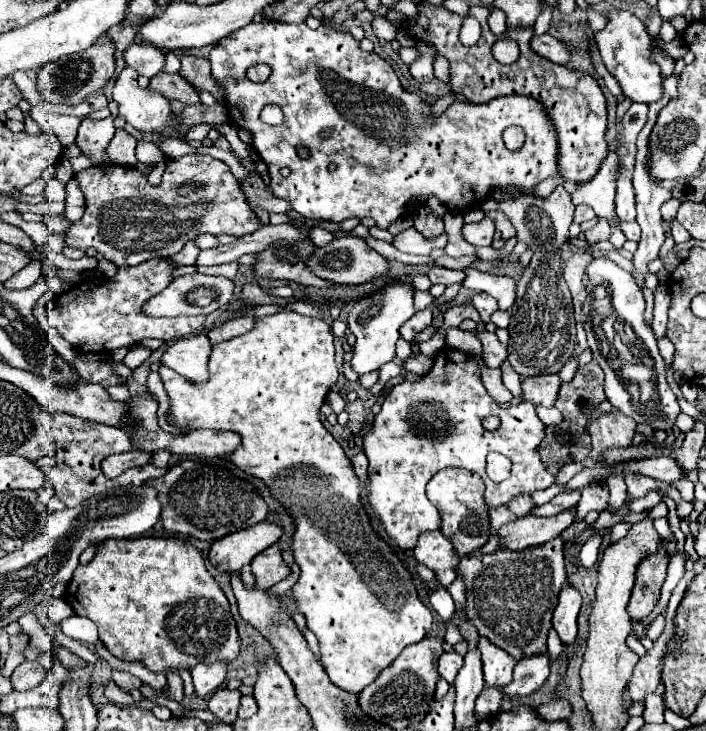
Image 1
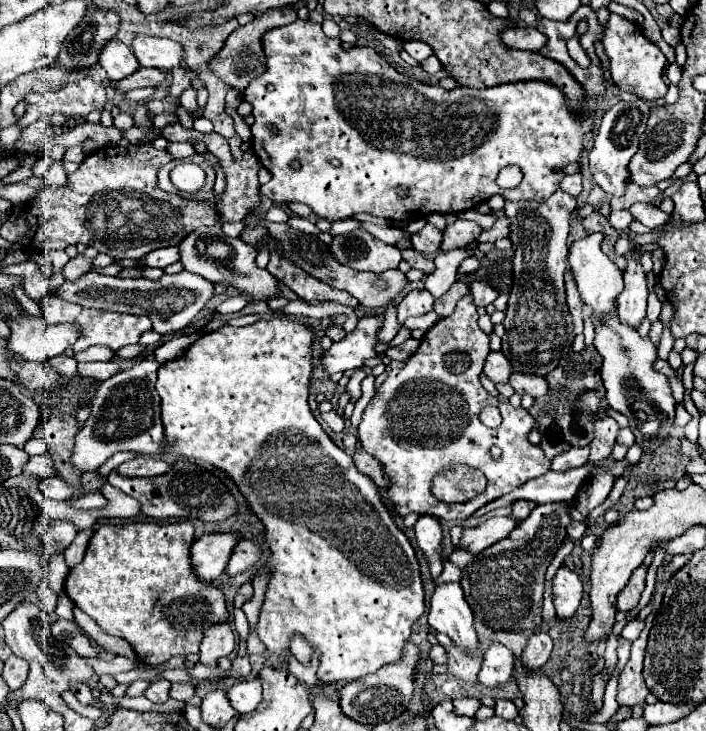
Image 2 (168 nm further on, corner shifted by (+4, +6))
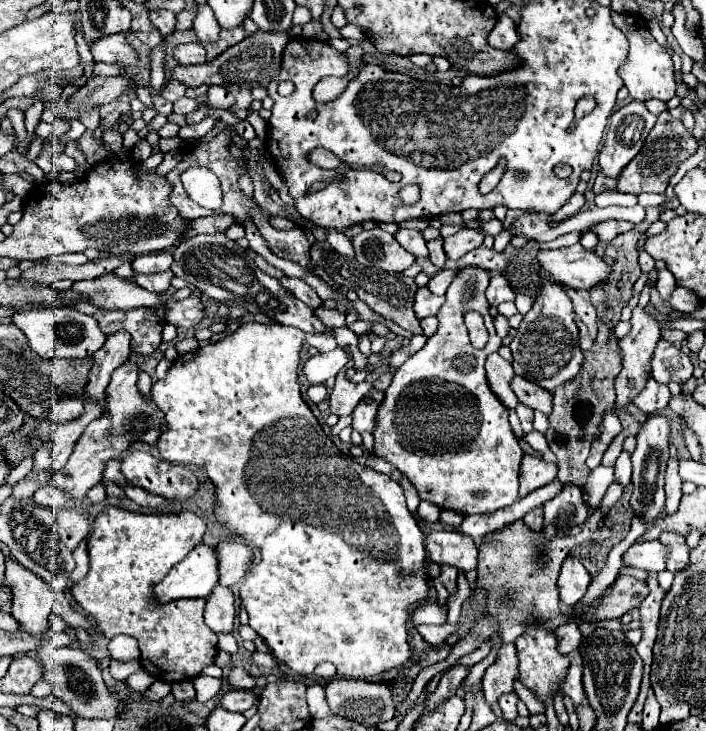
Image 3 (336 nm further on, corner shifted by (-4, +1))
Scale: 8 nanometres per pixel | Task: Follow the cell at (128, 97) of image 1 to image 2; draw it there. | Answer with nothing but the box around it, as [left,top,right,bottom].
[100,40,140,82]

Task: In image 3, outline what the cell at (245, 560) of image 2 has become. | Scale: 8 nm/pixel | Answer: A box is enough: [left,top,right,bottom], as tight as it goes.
[214,541,252,585]

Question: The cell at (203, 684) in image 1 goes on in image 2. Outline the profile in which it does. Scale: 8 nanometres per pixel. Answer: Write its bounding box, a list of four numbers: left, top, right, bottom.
[198,624,234,666]

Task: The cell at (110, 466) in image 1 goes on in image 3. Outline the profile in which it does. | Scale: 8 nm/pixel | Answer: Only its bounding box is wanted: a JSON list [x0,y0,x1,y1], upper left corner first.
[32,485,68,511]

